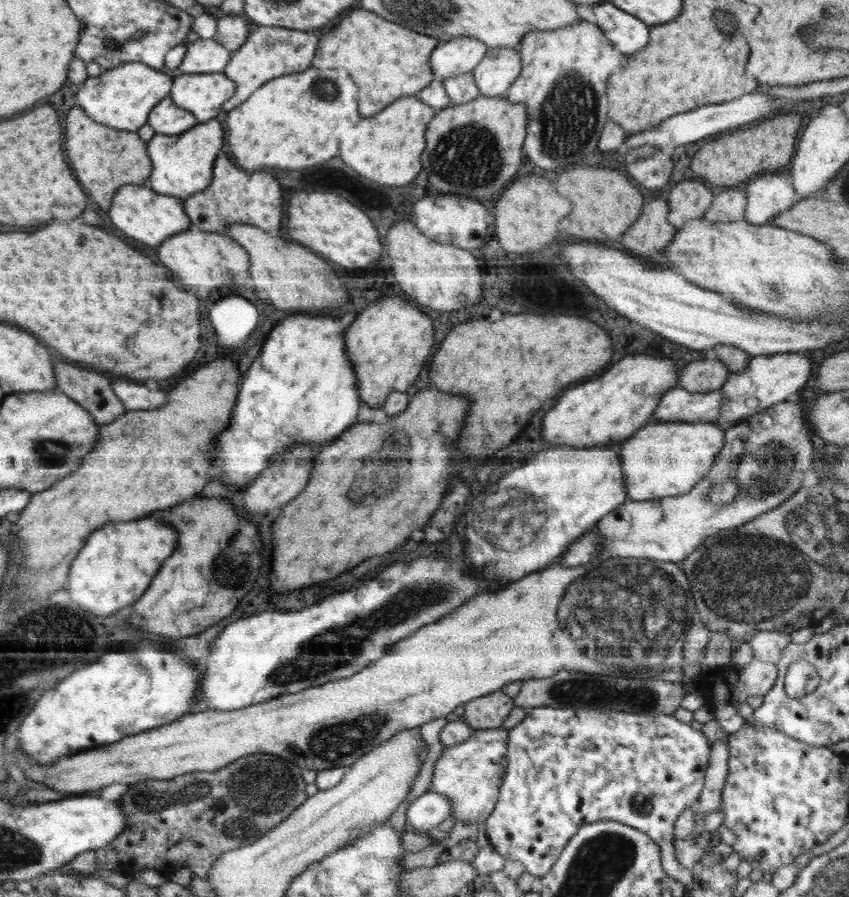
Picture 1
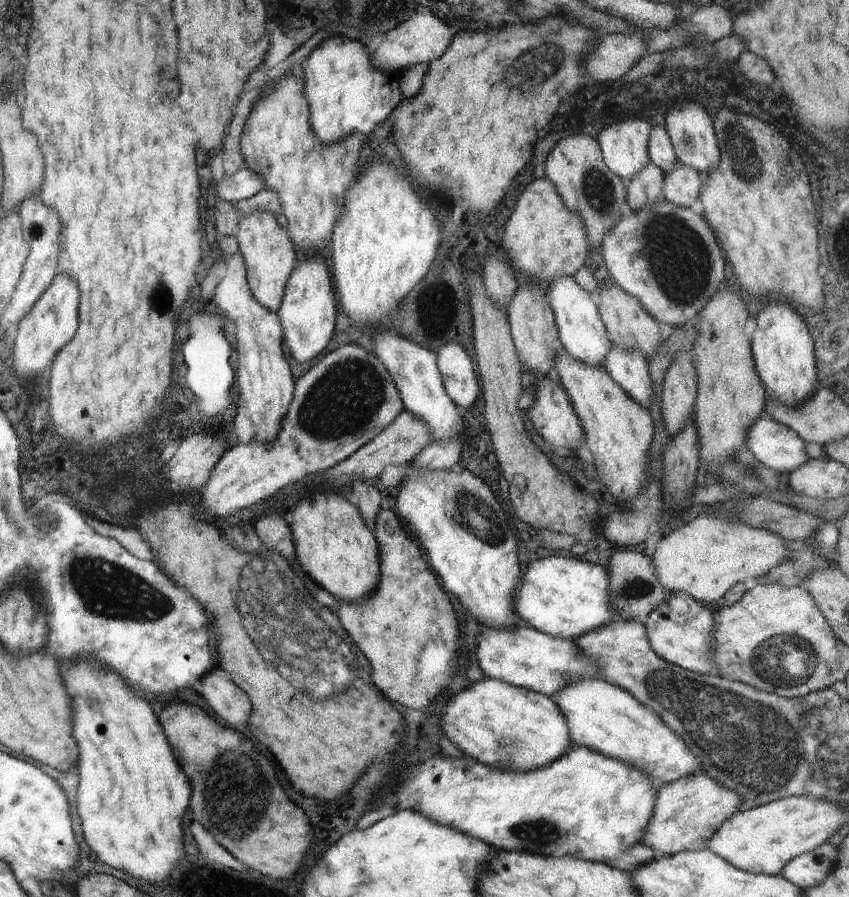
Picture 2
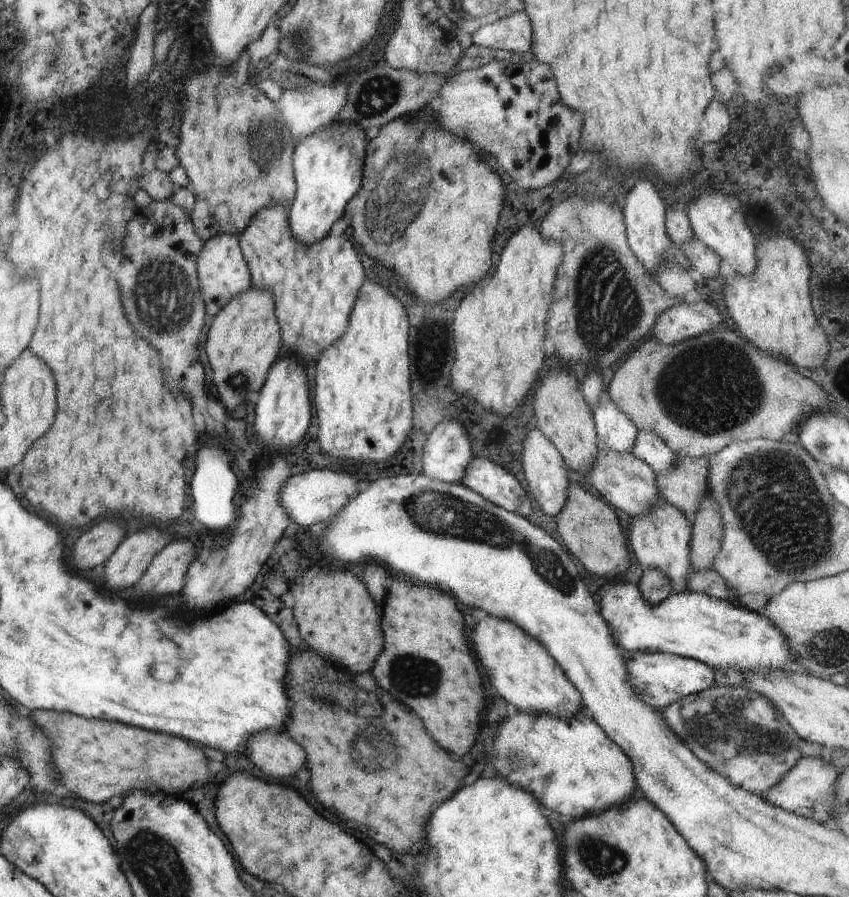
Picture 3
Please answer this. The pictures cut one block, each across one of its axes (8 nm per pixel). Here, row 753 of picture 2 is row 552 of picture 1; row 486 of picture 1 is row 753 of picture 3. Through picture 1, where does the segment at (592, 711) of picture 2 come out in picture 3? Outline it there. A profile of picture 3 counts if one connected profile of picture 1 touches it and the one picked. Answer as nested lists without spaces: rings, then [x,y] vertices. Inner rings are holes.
[[[728,685],[705,688],[695,695],[688,695],[674,701],[660,710],[666,726],[702,761],[718,775],[725,776],[734,786],[754,794],[765,794],[802,757],[800,744],[804,741],[784,720],[782,712],[765,696],[748,687]]]

